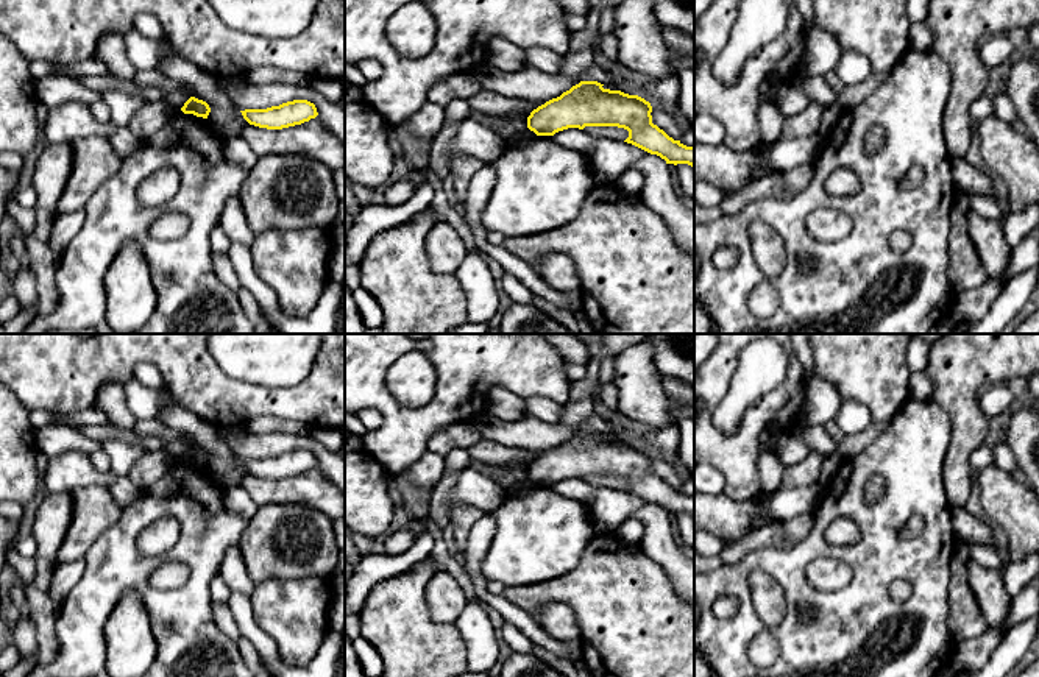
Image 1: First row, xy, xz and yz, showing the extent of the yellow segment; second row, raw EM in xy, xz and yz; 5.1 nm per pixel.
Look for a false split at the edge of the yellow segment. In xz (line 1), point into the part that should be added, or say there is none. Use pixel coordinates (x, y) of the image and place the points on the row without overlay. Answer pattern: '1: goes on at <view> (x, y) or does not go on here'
1: does not go on here

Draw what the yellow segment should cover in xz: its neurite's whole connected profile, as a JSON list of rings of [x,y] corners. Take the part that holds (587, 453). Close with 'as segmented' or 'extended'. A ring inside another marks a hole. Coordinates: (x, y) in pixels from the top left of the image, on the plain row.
[[[580,431],[534,459],[527,477],[537,485],[554,485],[568,477],[618,476],[629,480],[624,491],[660,505],[666,513],[688,513],[694,518],[694,496],[674,490],[654,474],[649,451],[602,435],[598,431]]]; as segmented

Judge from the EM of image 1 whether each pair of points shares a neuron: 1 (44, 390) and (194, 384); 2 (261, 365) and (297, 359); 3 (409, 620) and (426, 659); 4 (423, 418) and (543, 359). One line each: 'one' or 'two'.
1: one
2: one
3: one
4: one

